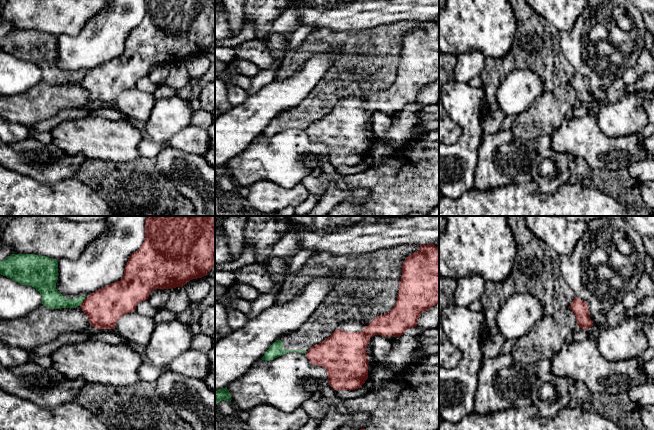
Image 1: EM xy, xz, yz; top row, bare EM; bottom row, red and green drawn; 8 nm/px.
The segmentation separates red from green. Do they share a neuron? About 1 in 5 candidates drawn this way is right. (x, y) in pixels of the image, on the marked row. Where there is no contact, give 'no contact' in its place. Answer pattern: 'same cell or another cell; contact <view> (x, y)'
another cell; contact xy (82, 302)

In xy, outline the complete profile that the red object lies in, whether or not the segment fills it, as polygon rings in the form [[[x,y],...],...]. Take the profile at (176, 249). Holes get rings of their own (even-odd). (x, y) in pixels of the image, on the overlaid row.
[[[146,216],[145,238],[141,247],[131,254],[120,281],[91,293],[80,305],[95,329],[114,329],[125,314],[148,299],[152,290],[183,287],[192,279],[202,278],[215,266],[215,216]]]

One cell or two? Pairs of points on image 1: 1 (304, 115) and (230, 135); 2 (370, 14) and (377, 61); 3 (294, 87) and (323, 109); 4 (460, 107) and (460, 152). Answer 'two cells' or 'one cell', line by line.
1: two cells
2: two cells
3: two cells
4: one cell

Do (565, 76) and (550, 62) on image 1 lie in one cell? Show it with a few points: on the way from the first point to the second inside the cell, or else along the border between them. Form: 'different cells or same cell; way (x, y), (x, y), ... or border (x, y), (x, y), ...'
same cell; way (561, 72), (554, 66)

